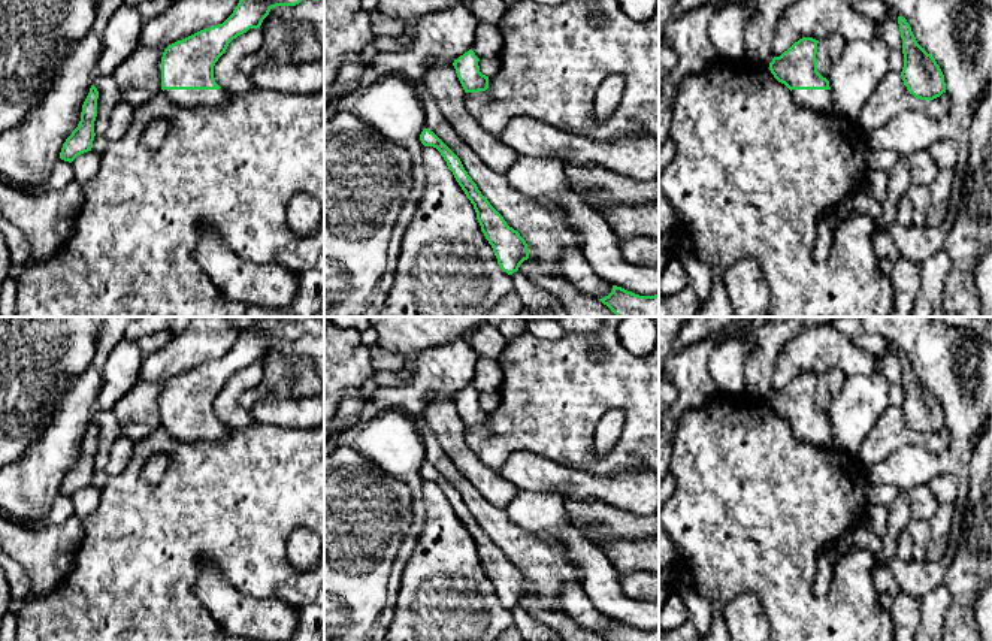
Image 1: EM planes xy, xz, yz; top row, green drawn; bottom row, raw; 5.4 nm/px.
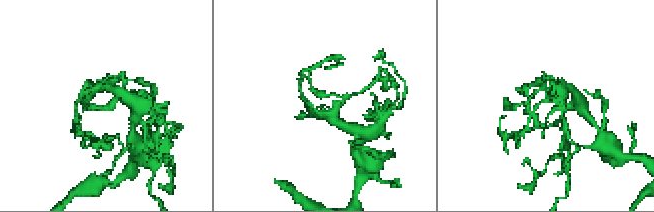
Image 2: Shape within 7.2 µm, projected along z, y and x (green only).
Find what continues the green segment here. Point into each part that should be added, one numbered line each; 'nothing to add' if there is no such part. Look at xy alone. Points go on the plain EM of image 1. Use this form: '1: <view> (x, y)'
1: xy (220, 432)

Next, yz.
1: yz (820, 435)

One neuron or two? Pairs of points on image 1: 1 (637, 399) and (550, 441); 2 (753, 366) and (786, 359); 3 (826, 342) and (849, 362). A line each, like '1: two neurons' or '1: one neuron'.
1: one neuron
2: two neurons
3: one neuron

